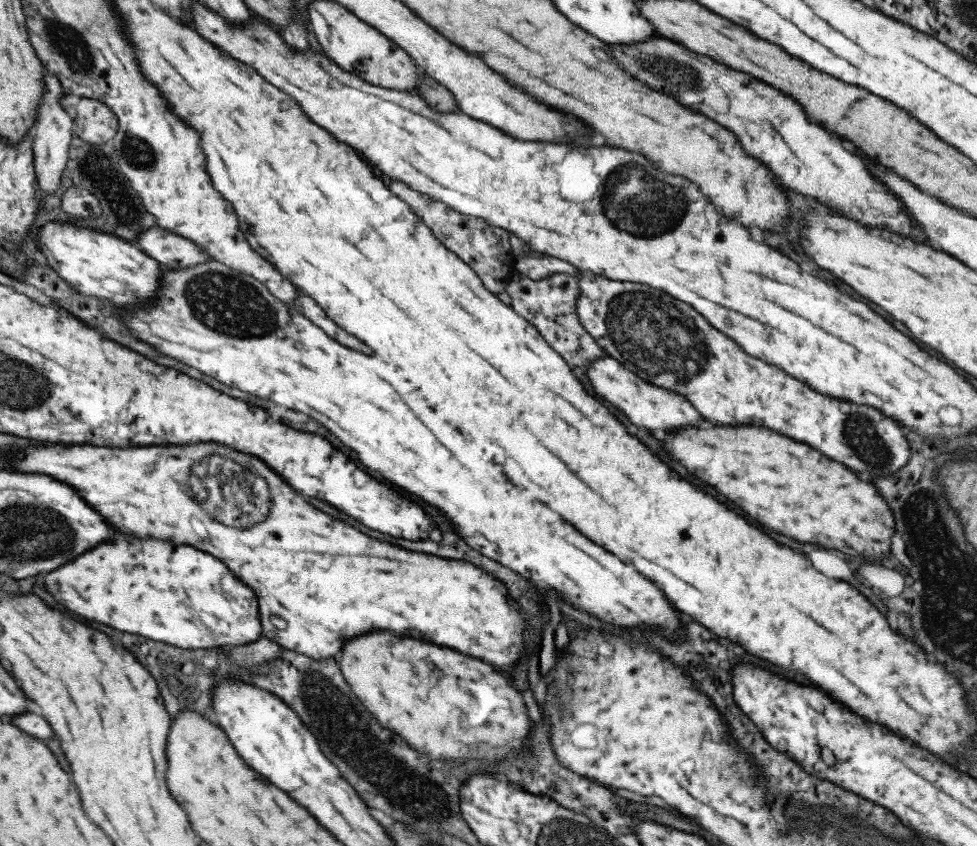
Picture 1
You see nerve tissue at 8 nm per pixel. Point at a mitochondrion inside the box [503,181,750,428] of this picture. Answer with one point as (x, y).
(650, 328)

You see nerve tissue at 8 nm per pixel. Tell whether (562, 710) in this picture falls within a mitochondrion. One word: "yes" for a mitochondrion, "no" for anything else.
yes

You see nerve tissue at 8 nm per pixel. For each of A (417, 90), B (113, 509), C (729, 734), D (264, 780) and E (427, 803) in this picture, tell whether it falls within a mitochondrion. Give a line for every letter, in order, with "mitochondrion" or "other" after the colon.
A: other
B: other
C: other
D: other
E: mitochondrion

